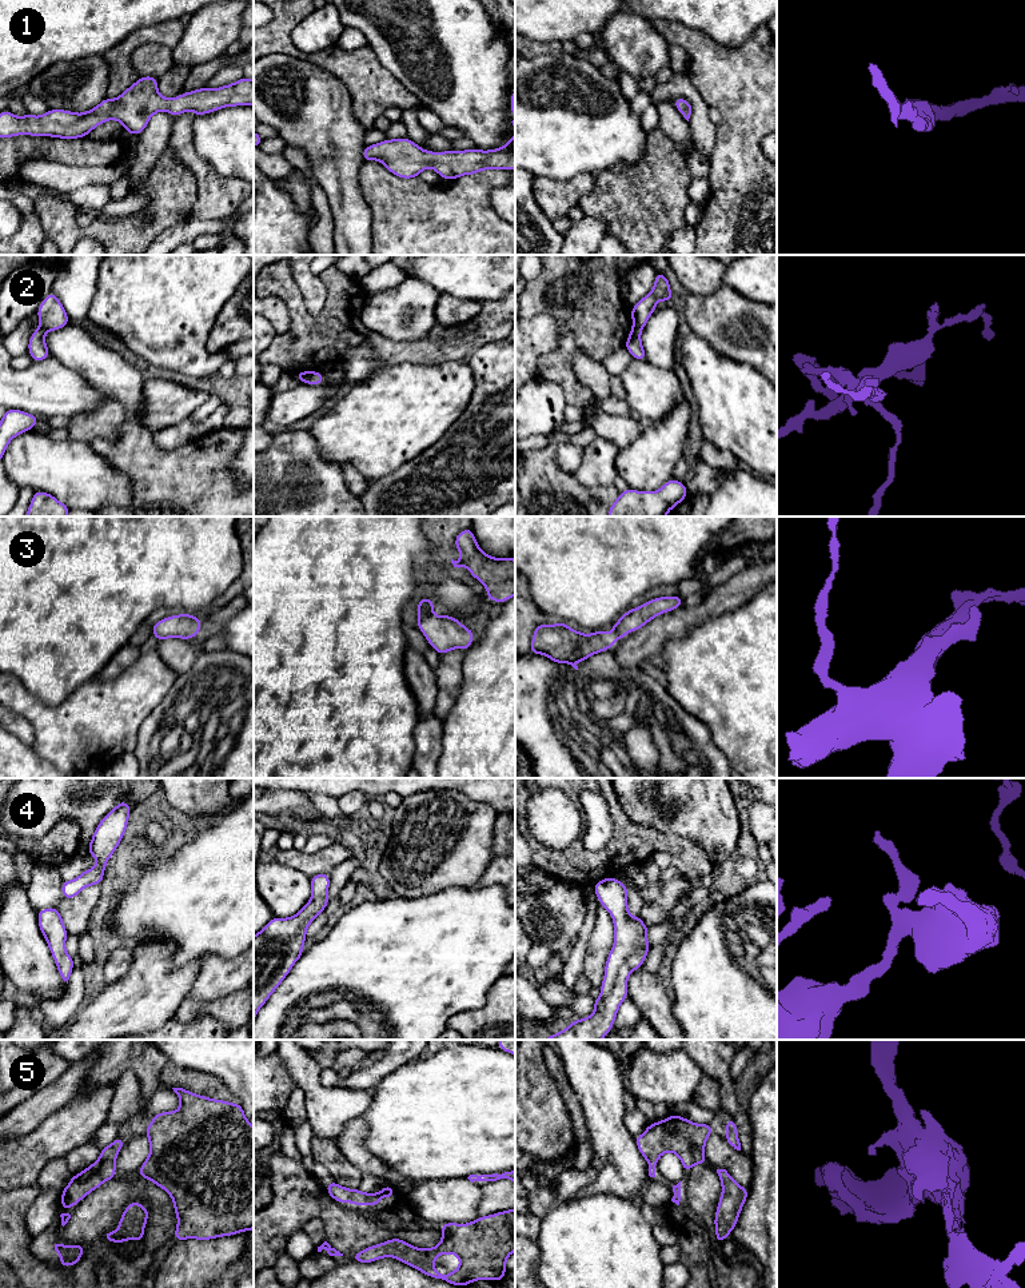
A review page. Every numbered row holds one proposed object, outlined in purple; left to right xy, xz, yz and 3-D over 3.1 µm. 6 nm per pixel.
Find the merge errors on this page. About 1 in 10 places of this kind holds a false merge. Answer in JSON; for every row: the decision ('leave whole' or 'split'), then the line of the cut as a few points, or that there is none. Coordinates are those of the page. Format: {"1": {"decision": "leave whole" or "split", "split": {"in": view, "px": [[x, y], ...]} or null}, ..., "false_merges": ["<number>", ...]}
{"1": {"decision": "leave whole", "split": null}, "2": {"decision": "split", "split": {"in": "yz", "px": [[633, 325], [641, 329]]}}, "3": {"decision": "leave whole", "split": null}, "4": {"decision": "leave whole", "split": null}, "5": {"decision": "leave whole", "split": null}, "false_merges": ["2"]}

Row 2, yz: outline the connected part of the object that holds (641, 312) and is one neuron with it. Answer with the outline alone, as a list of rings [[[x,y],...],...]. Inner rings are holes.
[[[655,272],[655,282],[650,294],[643,296],[631,310],[633,326],[643,328],[657,310],[658,300],[671,302],[671,288],[665,274]]]

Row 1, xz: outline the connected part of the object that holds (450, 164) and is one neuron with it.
[[[515,133],[496,149],[424,151],[408,137],[383,140],[363,149],[364,163],[378,160],[398,178],[419,176],[427,167],[444,180],[474,175],[484,170],[515,170]]]

